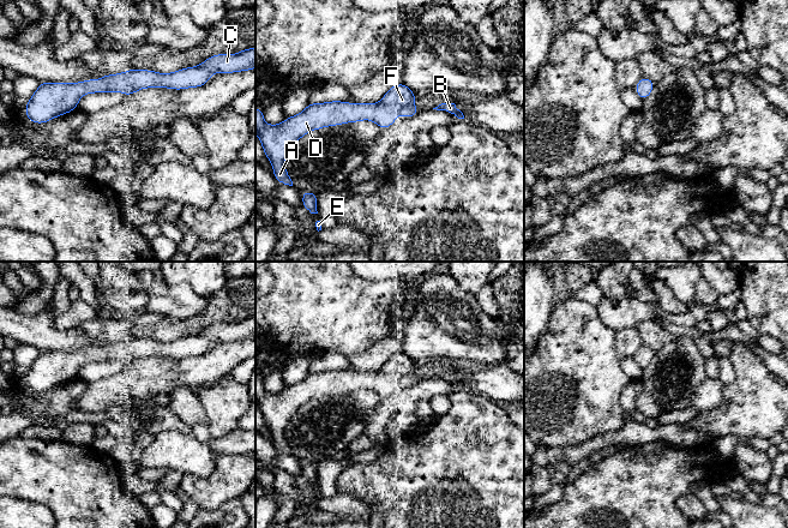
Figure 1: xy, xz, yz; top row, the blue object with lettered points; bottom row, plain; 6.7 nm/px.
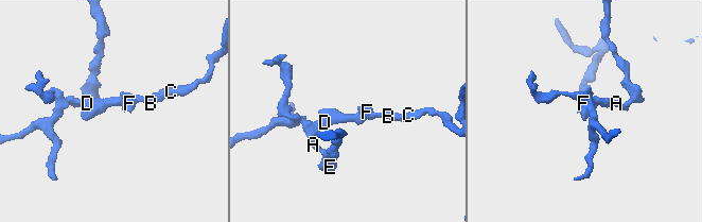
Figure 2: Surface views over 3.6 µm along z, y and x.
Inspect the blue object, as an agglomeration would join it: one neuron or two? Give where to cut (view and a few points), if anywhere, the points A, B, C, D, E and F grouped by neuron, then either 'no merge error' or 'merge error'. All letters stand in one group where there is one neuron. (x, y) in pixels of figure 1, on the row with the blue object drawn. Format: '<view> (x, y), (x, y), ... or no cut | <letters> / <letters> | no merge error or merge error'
no cut | A B C D E F | no merge error

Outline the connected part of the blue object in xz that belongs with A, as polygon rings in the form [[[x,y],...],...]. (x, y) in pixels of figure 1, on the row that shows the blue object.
[[[401,83],[390,88],[379,103],[308,102],[303,112],[278,125],[266,125],[263,110],[255,107],[255,133],[265,157],[272,164],[272,174],[277,182],[293,186],[284,160],[301,137],[323,127],[362,120],[374,121],[380,130],[385,130],[396,122],[398,114],[410,119],[420,113],[420,109],[414,107],[415,100],[415,92]]]

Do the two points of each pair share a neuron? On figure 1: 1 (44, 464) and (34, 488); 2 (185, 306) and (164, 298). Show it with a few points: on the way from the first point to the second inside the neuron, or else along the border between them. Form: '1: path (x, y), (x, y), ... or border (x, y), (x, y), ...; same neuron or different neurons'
1: path (44, 470), (40, 475), (40, 484); same neuron
2: path (180, 301), (169, 299); same neuron

